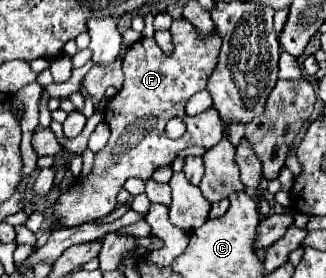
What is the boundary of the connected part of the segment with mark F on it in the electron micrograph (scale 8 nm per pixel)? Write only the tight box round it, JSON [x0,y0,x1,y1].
[54,20,222,228]

